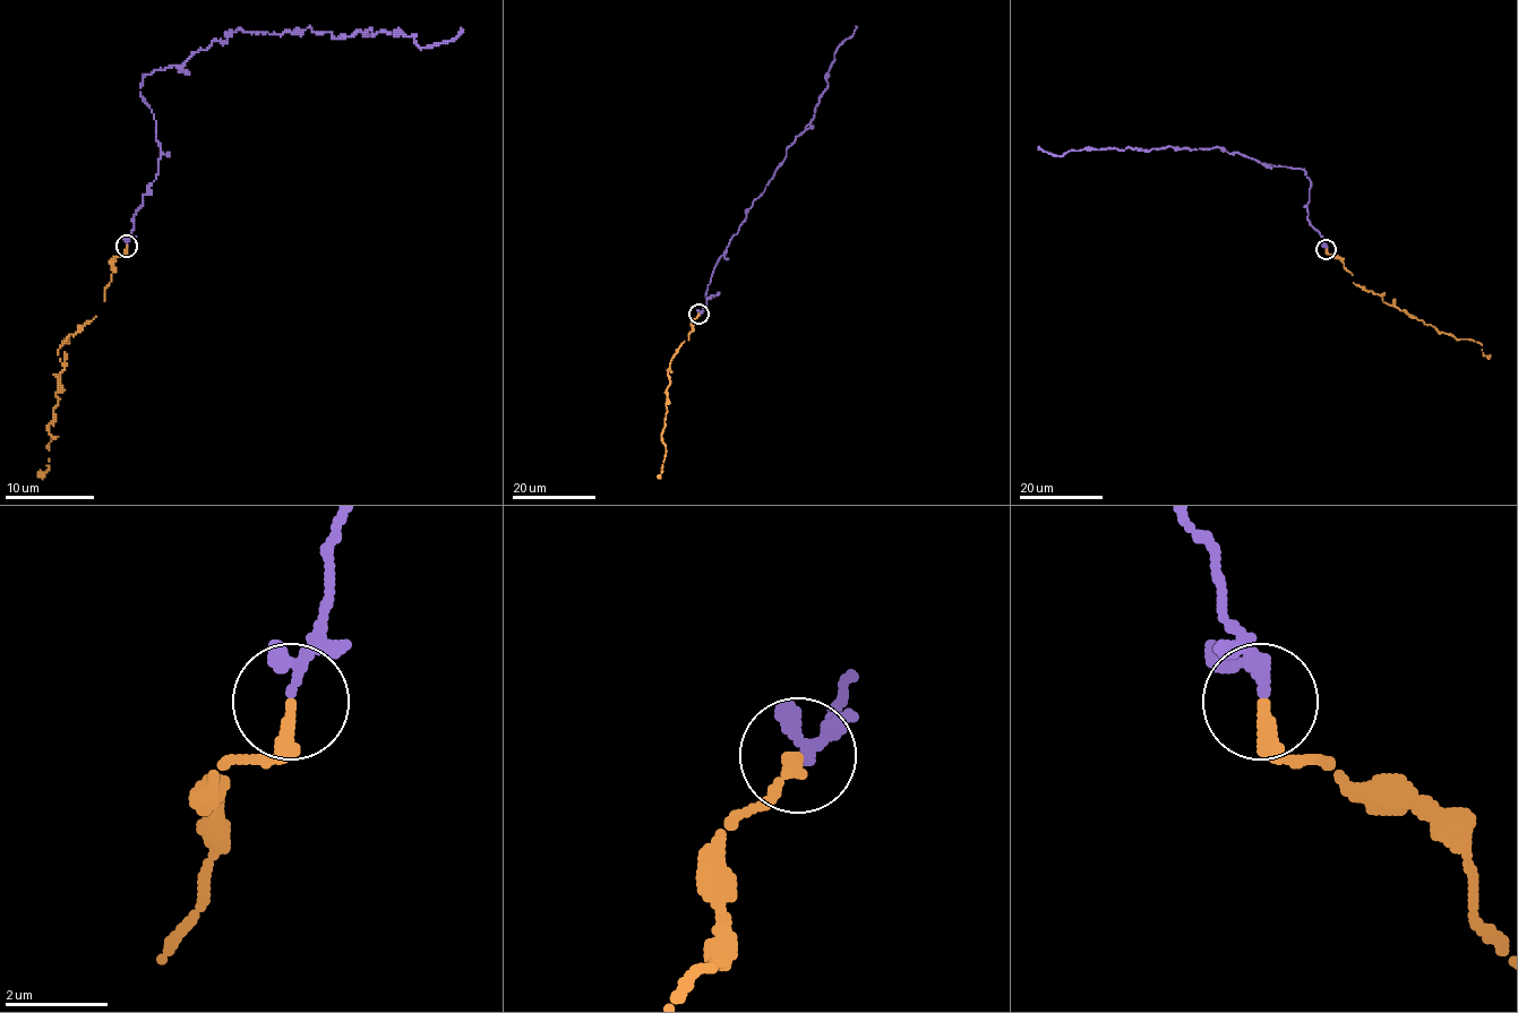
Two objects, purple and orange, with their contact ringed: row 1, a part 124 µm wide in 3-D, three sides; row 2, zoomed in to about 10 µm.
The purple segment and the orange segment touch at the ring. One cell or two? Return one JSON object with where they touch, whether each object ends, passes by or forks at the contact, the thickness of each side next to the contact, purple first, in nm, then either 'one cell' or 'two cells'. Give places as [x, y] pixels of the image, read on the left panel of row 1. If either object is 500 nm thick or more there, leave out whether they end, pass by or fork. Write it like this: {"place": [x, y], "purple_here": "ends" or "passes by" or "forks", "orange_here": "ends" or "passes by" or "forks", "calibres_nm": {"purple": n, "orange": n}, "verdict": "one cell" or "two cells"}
{"place": [126, 246], "purple_here": "passes by", "orange_here": "ends", "calibres_nm": {"purple": 200, "orange": 280}, "verdict": "one cell"}

